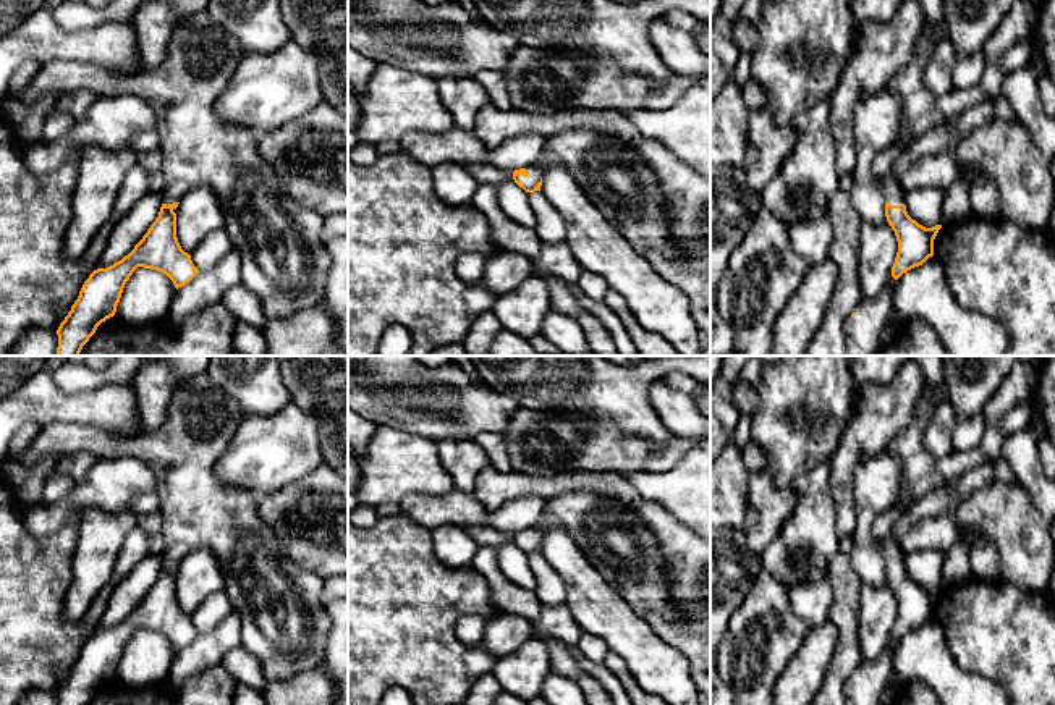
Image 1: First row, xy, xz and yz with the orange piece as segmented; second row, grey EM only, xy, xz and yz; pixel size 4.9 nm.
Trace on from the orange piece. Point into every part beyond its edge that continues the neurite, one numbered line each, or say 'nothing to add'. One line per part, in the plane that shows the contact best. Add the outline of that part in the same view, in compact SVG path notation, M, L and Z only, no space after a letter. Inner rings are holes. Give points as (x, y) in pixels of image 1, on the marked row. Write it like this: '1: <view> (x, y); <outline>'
1: xz (534, 172); M539 163L526 167L528 176L524 178L523 175L518 175L516 179L523 183L526 189L534 189L534 186L540 181L542 178L542 168Z
2: yz (863, 330); M890 277L877 298L861 299L856 315L846 319L845 356L872 356L875 351L879 351L879 336L888 323L893 309L892 291L895 283L896 280Z

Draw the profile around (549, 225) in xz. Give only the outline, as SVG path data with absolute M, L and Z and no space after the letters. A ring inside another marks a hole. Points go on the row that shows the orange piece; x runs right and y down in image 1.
M542 191L529 192L529 202L536 213L536 233L542 244L565 241L565 222L558 210L549 202Z

